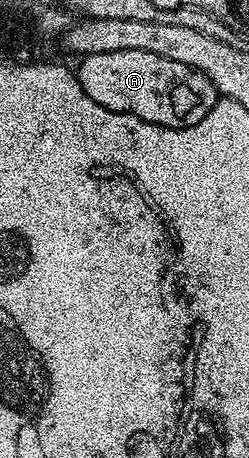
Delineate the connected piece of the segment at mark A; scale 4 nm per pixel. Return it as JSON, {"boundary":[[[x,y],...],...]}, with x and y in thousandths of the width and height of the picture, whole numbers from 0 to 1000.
{"boundary":[[[482,109],[426,118],[349,118],[301,144],[301,159],[333,201],[382,218],[382,227],[414,227],[414,236],[446,236],[446,245],[538,249],[627,275],[723,279],[799,271],[831,245],[876,218],[867,192],[831,166],[815,166],[783,148],[751,140],[719,140],[719,131],[671,131],[671,122],[622,122],[622,114],[558,114],[554,109]]]}

